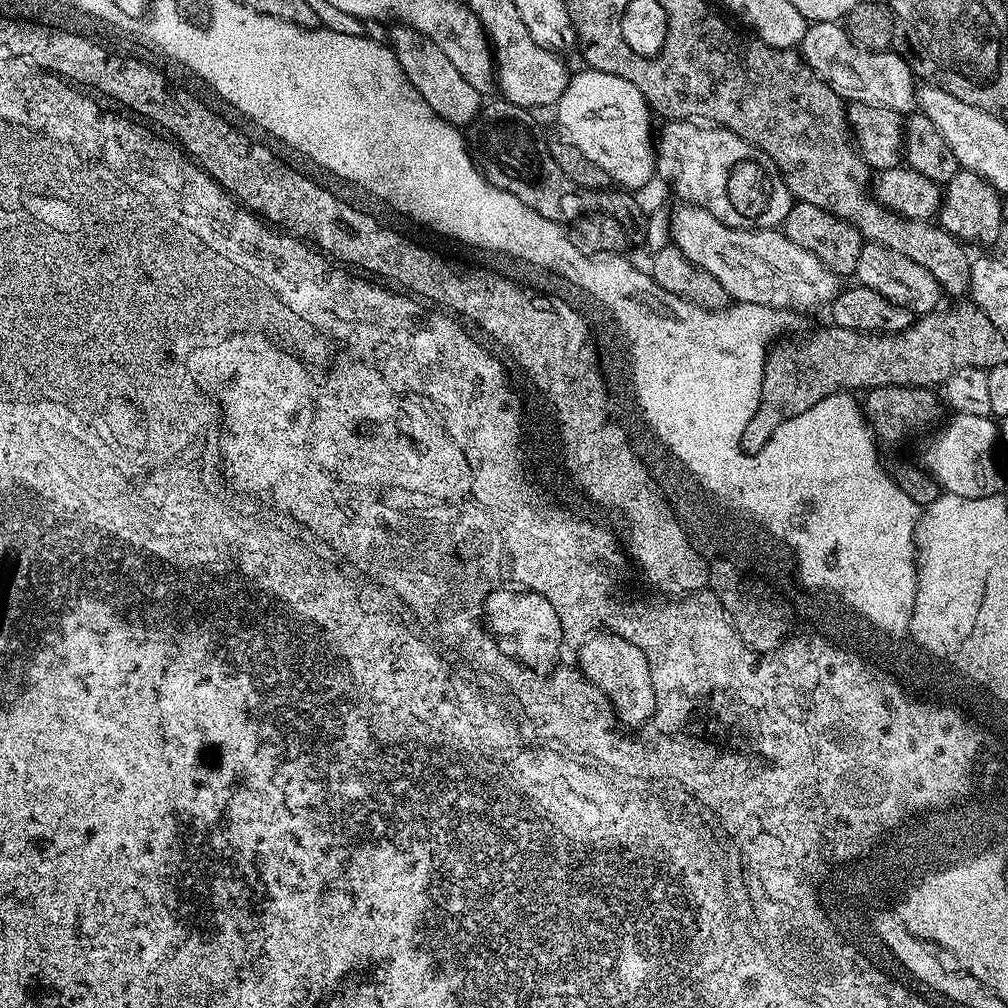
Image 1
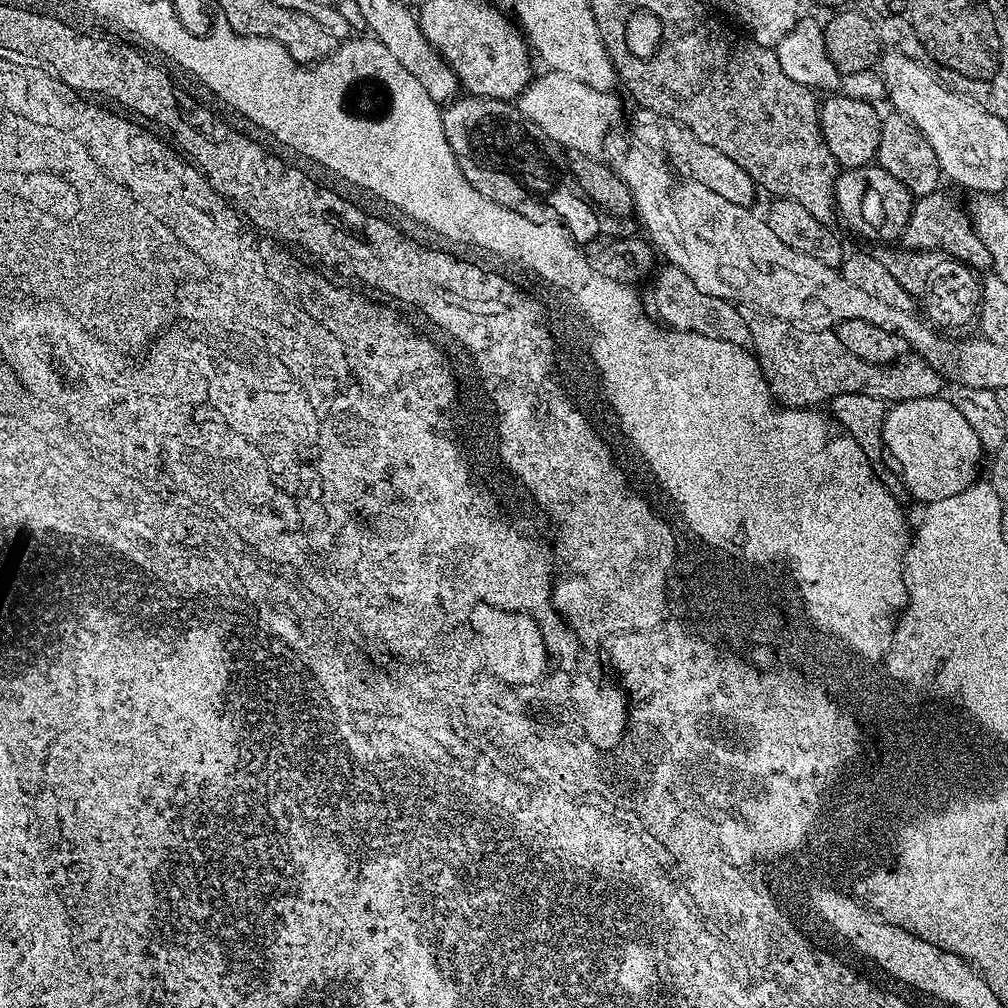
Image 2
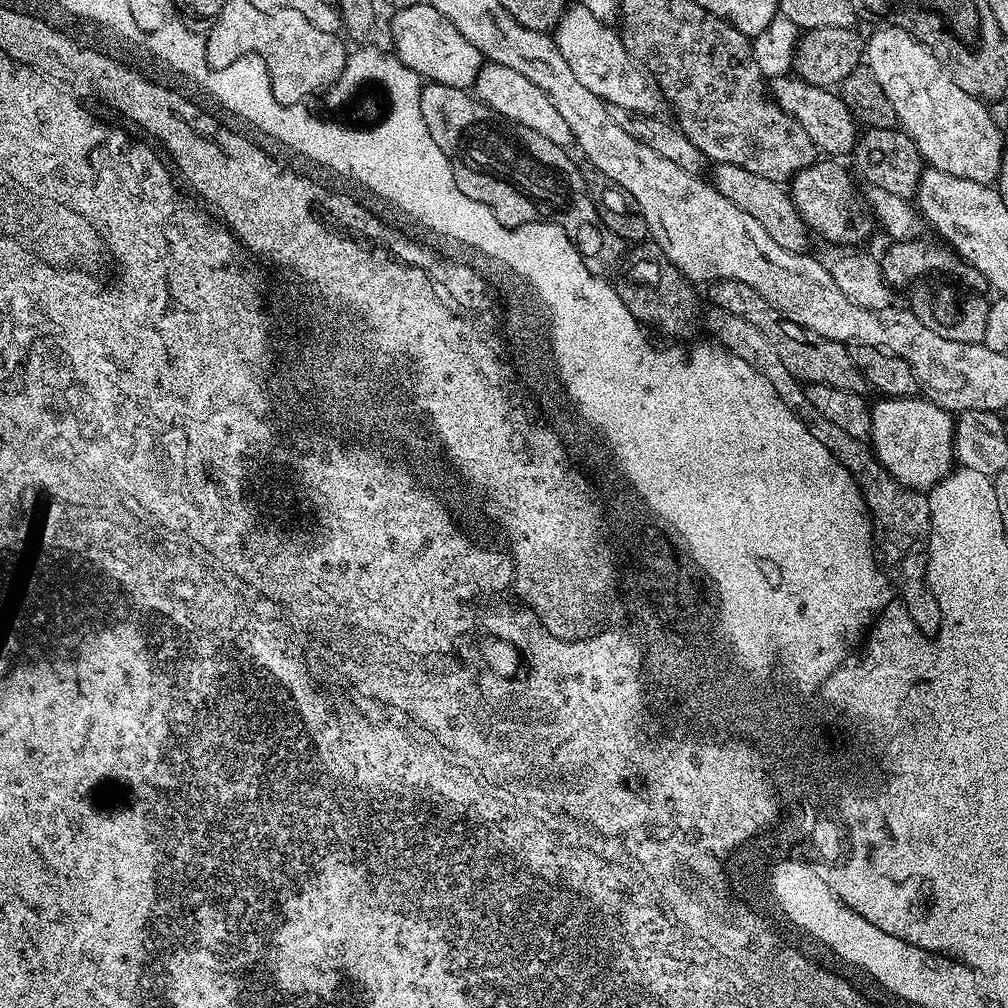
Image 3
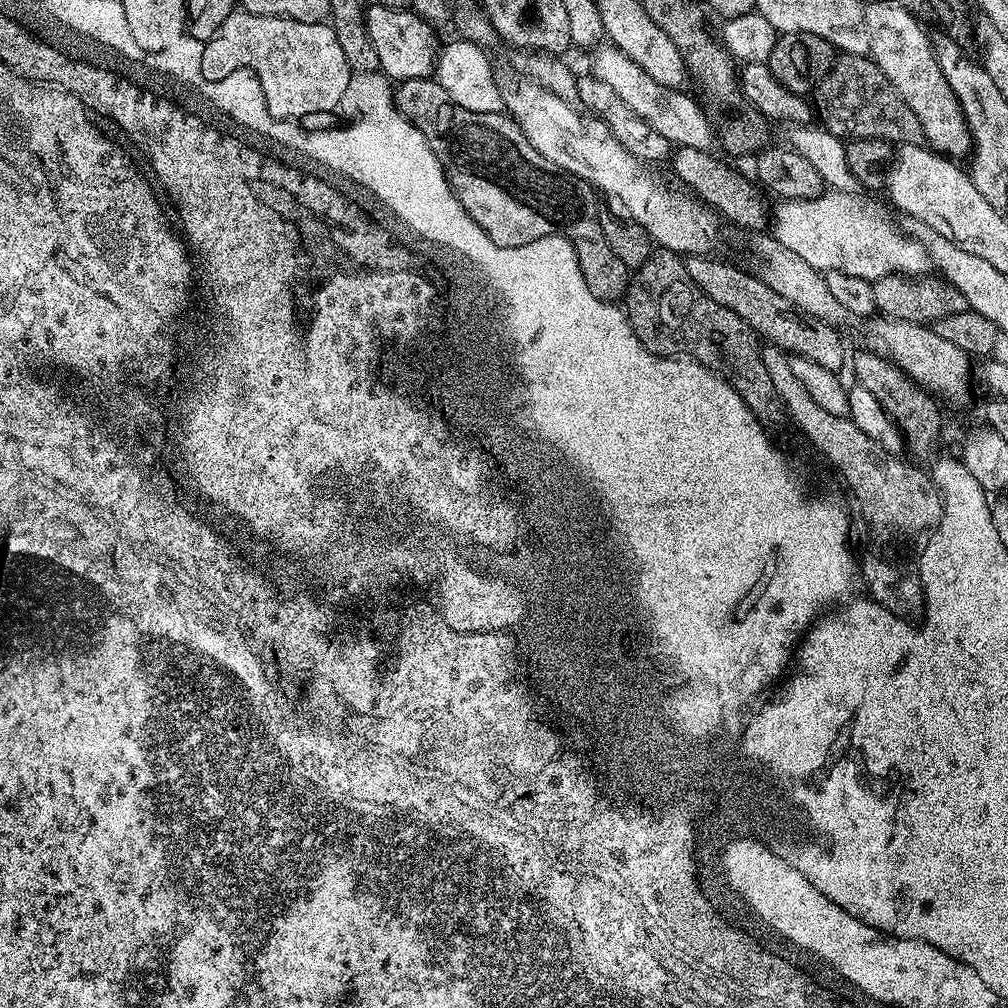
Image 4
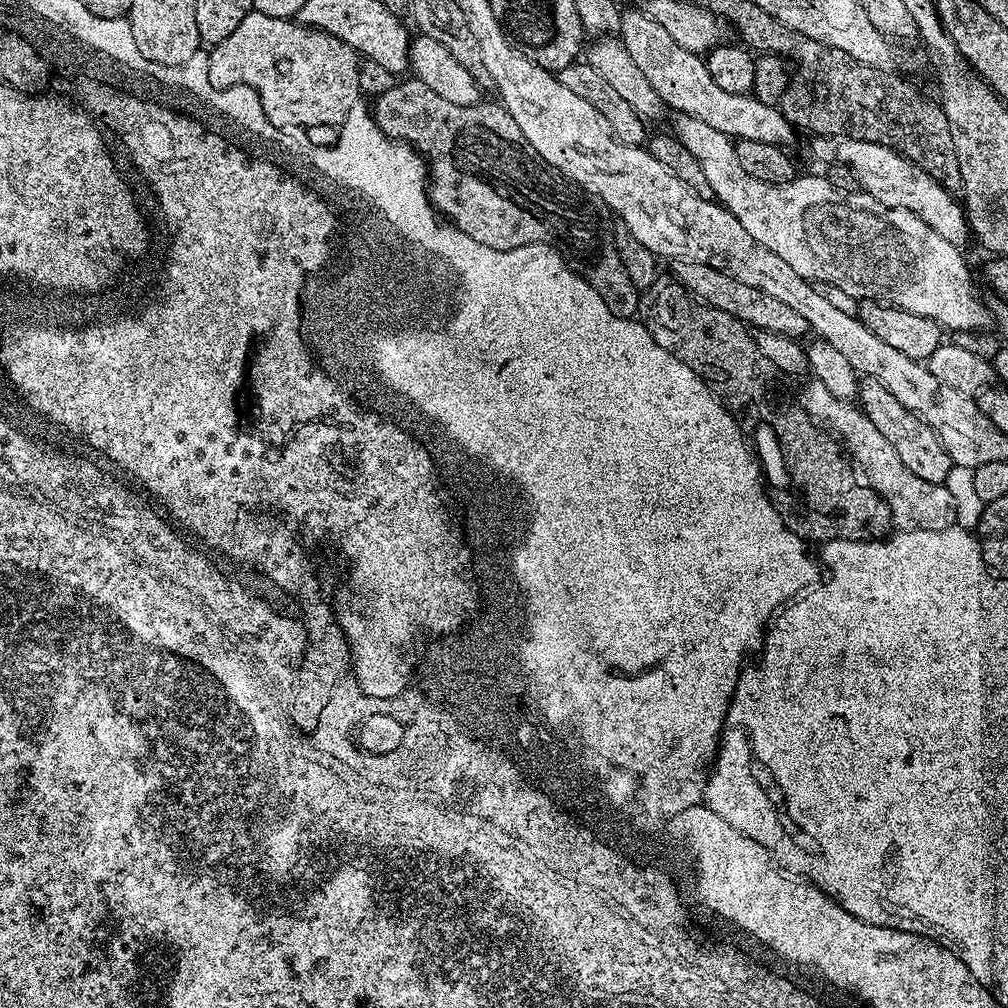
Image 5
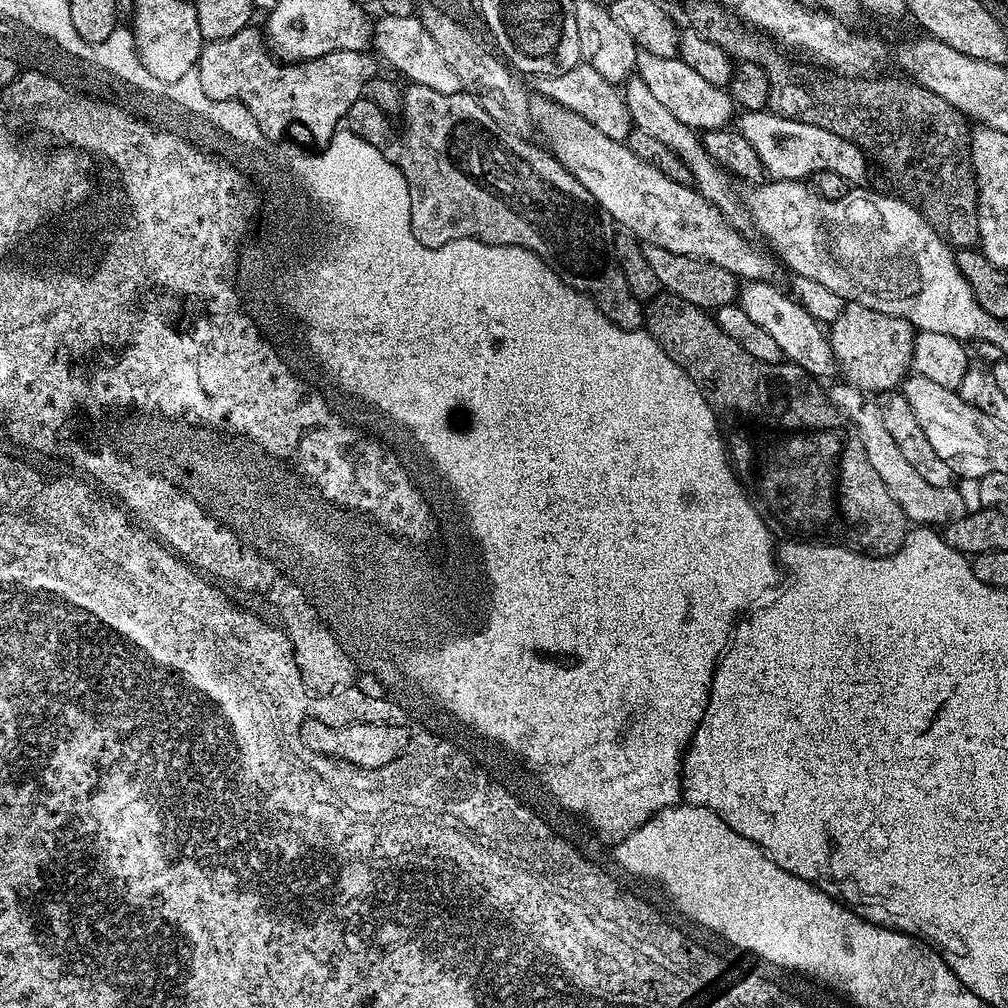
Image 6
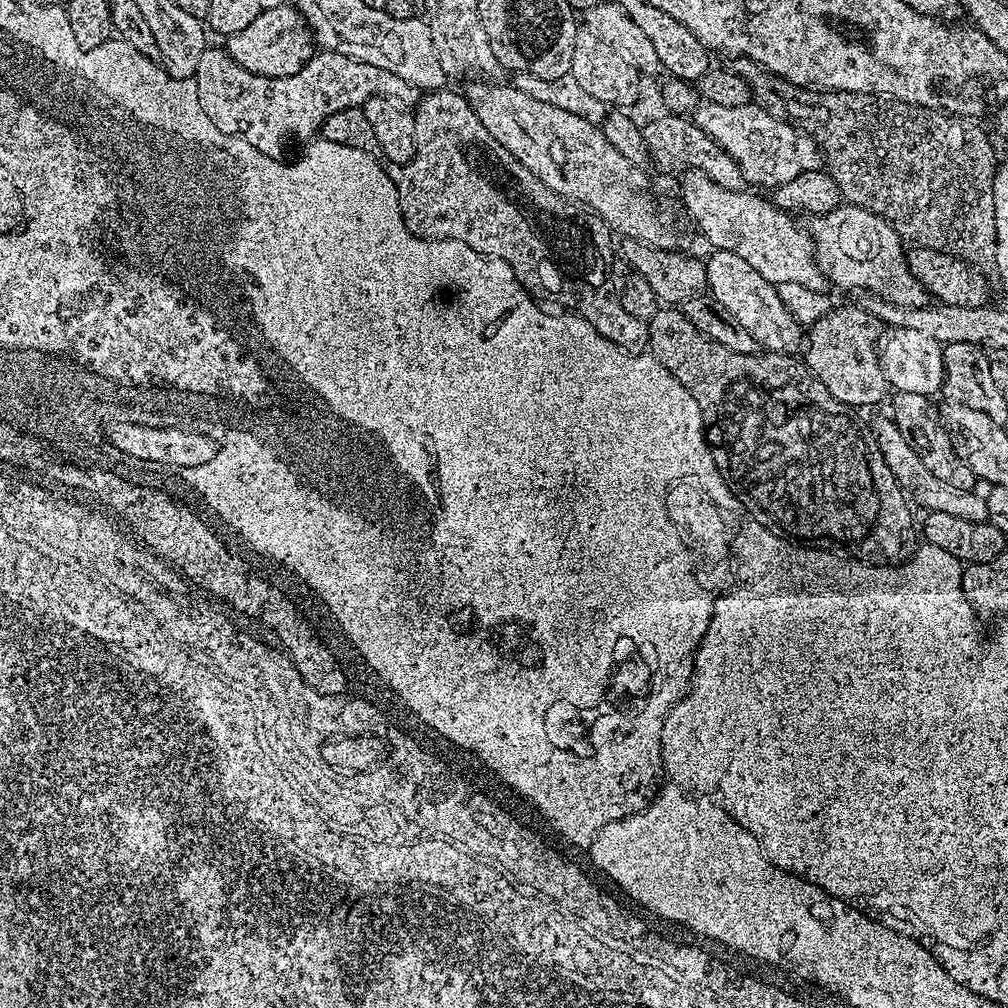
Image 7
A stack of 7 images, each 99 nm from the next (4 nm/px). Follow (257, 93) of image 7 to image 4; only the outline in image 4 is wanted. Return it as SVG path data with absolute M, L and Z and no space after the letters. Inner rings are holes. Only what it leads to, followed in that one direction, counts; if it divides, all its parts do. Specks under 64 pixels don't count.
M238 8L230 13L213 37L204 45L201 58L202 72L210 80L228 77L229 73L248 68L260 77L266 106L274 118L289 122L299 121L299 116L316 116L319 112L332 112L341 107L353 76L351 66L346 62L341 43L331 23L298 22L285 16L259 16Z

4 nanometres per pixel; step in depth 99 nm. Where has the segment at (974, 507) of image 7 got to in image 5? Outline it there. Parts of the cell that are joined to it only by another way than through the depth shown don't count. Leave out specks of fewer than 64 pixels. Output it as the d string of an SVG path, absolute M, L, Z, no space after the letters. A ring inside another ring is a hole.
M815 378L809 379L808 386L798 396L798 403L816 424L827 428L842 439L843 447L853 465L862 473L863 479L890 506L892 519L897 525L911 530L946 530L957 523L956 496L948 489L947 483L935 484L918 478L898 458L898 450L886 442L870 418L853 401L836 398L827 386Z

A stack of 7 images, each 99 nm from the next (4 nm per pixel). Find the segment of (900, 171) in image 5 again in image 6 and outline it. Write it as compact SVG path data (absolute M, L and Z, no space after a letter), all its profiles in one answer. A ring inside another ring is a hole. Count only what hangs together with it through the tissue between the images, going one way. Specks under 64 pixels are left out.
M772 110L744 112L741 117L738 130L746 138L746 142L754 146L763 171L769 172L767 175L771 179L807 181L817 172L834 170L834 174L842 174L849 185L860 186L865 183L866 153L854 142L838 134L830 134L830 130L822 130L822 126L814 126L801 120L788 120Z

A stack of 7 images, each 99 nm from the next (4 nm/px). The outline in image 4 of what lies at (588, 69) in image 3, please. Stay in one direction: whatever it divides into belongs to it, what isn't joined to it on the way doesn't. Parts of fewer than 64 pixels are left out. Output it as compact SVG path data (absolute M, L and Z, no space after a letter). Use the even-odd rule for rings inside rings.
M608 44L601 48L591 53L593 54L591 75L606 82L606 86L610 86L614 94L618 94L618 98L622 98L622 102L626 102L626 106L630 106L634 114L638 114L638 118L642 118L655 132L662 134L662 138L666 138L669 145L682 148L694 146L694 150L703 152L712 148L714 128L712 132L712 124L700 109L695 95L687 96L687 91L679 88L664 88L658 82L654 82L654 78L650 78L650 74L646 74L646 70L638 66L638 62L626 58L626 54L622 54L612 45Z

